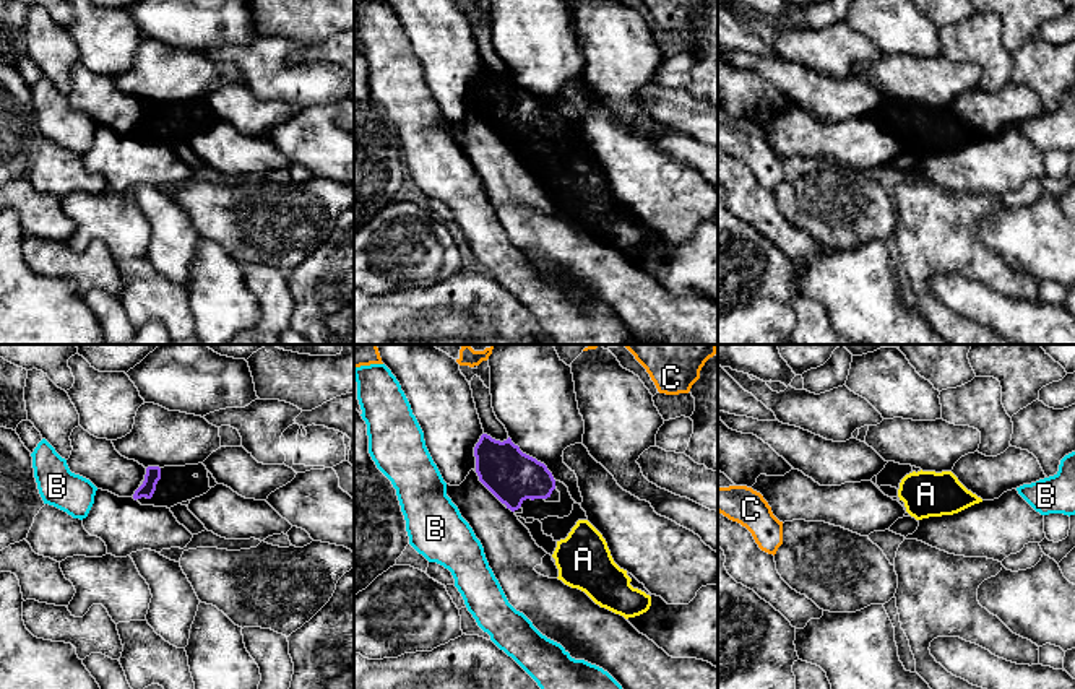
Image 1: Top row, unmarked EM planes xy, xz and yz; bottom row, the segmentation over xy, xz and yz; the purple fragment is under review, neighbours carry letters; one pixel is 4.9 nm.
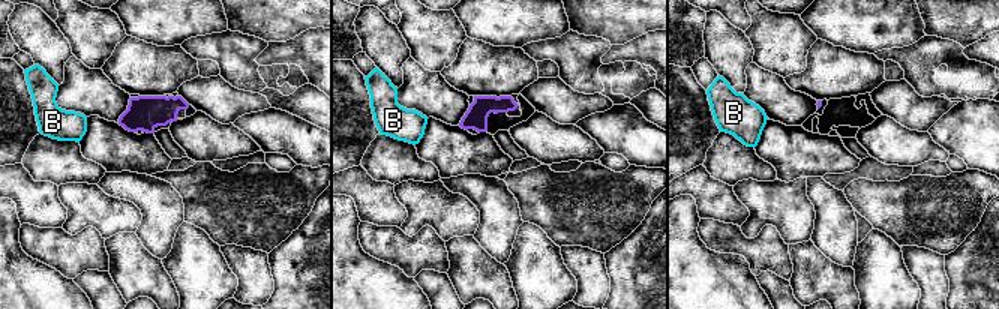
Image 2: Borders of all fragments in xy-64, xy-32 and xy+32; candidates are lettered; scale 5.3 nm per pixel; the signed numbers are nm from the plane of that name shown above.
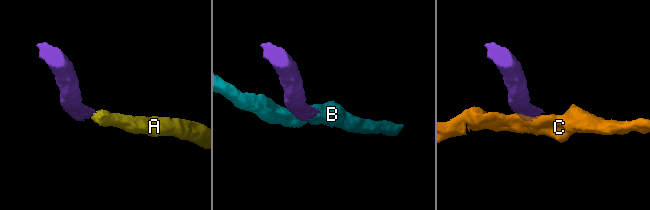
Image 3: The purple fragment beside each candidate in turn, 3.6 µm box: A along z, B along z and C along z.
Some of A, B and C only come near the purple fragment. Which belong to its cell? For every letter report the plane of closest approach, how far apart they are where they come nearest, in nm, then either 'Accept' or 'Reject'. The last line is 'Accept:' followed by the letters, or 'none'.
A: Closest in xz. Distance 190 nm. Accept
B: Closest in xz. Distance 160 nm. Reject
C: Closest in xz. Distance 340 nm. Reject
Accept: A

